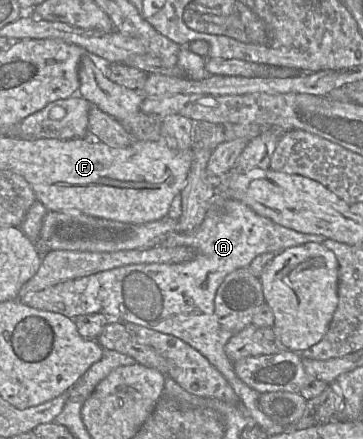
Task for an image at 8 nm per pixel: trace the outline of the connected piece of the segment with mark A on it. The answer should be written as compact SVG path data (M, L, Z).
M214 194L206 215L201 224L189 233L173 231L164 237L157 246L175 247L189 246L197 251L197 255L184 263L137 263L116 267L91 275L71 279L19 297L21 301L32 308L61 313L71 319L79 315L100 313L109 321L134 323L161 333L173 335L199 351L208 361L233 385L236 373L233 364L226 355L225 345L233 333L224 330L215 314L215 295L225 277L232 271L248 267L255 257L272 253L274 255L284 250L314 242L322 244L326 238L322 235L300 233L283 227L272 220L261 217L244 203Z

